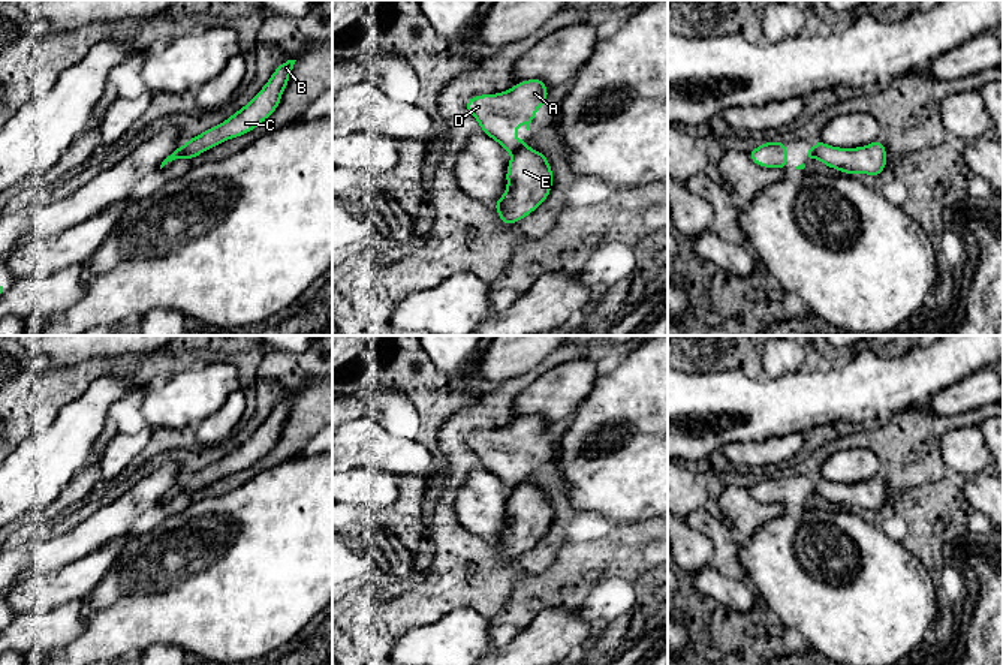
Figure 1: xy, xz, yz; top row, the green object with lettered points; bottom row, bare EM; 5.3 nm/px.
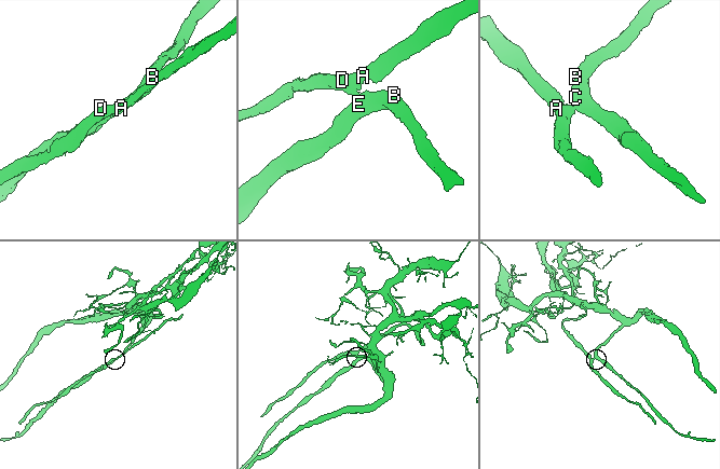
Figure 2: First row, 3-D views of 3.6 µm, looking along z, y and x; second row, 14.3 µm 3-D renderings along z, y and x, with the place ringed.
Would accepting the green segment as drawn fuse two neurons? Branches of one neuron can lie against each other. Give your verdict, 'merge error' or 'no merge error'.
merge error

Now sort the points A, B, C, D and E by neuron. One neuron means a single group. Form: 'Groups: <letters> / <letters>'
Groups: A D / B C E

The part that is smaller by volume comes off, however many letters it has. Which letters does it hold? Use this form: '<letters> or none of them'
A, D

